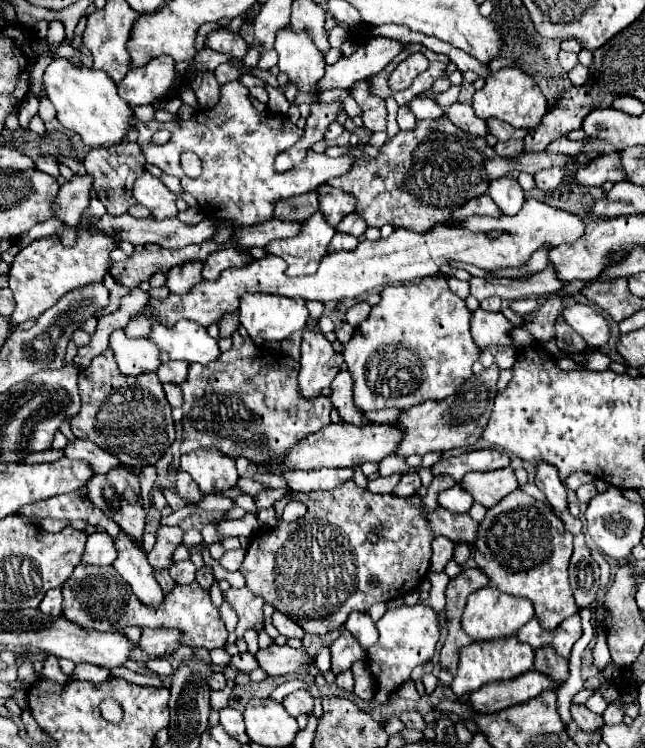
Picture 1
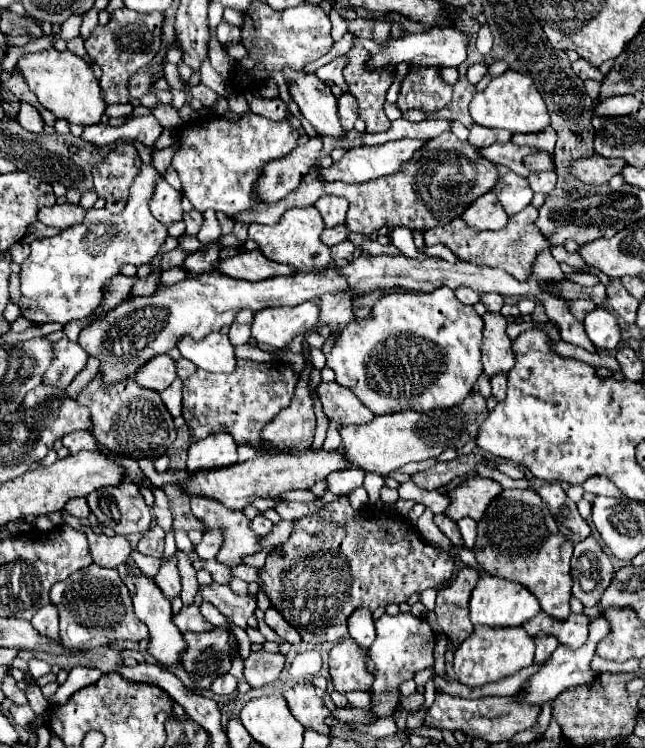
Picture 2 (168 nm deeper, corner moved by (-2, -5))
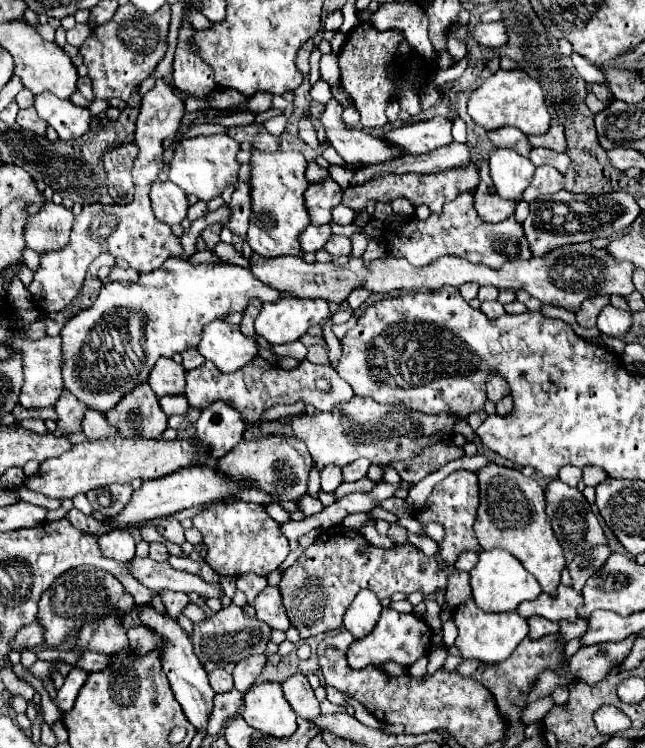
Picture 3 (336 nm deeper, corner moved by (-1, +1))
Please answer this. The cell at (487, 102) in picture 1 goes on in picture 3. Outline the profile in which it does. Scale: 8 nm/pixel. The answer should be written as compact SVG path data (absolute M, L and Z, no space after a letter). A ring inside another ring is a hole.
M498 70L490 78L486 78L484 84L470 94L468 114L484 130L516 126L524 134L544 134L550 128L550 114L544 102L542 88L522 70Z

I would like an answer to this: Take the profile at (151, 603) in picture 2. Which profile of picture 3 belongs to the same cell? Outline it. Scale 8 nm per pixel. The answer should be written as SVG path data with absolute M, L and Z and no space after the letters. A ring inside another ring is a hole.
M146 604L140 614L140 624L146 626L148 630L156 632L162 642L156 646L158 654L160 654L160 660L162 660L162 670L164 674L168 676L170 680L170 686L172 686L172 692L176 696L176 700L180 702L186 718L196 726L196 730L200 728L206 728L208 726L208 716L212 712L212 698L214 698L214 690L210 688L208 684L208 676L206 676L206 670L202 668L202 664L198 662L198 658L194 656L192 652L192 642L190 642L190 636L186 634L186 630L182 630L182 626L168 614L168 612L158 612L154 606Z

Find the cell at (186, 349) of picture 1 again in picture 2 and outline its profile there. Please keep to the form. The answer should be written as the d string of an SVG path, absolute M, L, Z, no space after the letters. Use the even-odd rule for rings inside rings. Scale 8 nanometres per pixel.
M213 332L201 342L183 336L179 340L177 348L179 348L181 356L189 358L191 362L195 362L197 368L201 368L201 370L231 374L237 368L235 346L231 344L227 334Z

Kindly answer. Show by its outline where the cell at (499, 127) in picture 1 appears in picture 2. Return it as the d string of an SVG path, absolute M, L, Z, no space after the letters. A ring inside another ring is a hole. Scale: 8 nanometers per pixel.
M551 126L545 128L543 132L539 132L539 134L515 134L513 136L513 144L535 146L541 152L547 152L547 154L553 154L555 142L557 142L557 134L555 134L555 130L551 130Z

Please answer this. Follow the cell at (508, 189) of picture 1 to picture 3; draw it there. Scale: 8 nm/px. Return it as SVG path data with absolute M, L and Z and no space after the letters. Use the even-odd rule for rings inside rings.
M494 148L488 162L498 196L504 200L520 200L534 176L534 164L510 148Z

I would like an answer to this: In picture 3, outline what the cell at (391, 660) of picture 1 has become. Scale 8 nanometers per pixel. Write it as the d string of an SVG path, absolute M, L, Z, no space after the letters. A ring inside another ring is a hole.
M384 608L382 614L380 614L380 620L376 624L376 628L366 636L366 638L360 638L360 640L354 640L354 644L350 646L348 650L348 664L352 668L366 668L374 662L396 662L404 668L412 666L418 658L426 656L428 654L428 624L420 618L416 618L414 614L402 614L402 612L396 612L392 608Z

